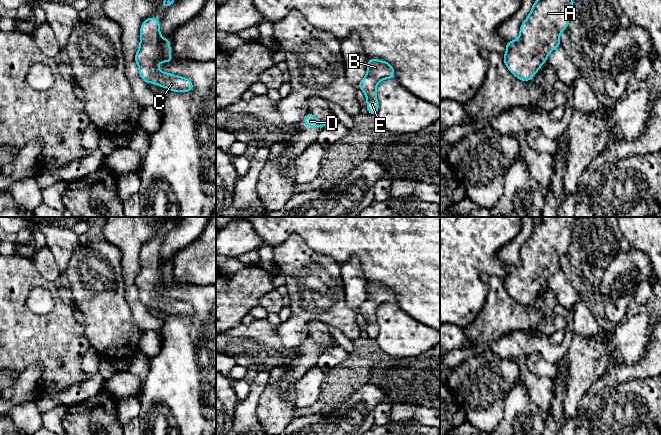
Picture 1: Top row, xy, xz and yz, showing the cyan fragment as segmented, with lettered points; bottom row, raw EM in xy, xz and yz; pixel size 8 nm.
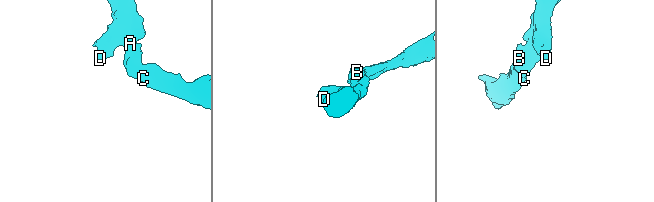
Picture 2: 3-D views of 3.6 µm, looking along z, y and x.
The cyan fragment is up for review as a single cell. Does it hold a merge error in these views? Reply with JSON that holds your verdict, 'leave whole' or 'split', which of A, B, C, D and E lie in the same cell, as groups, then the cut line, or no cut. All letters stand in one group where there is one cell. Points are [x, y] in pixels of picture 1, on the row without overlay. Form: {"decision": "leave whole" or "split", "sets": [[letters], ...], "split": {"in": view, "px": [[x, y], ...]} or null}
{"decision": "leave whole", "sets": [["A", "B", "C", "D", "E"]], "split": null}

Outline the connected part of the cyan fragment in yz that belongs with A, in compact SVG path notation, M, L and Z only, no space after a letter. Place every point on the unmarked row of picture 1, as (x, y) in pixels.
M542 217L520 251L519 263L508 265L503 284L518 303L528 306L547 285L547 279L561 269L559 259L569 248L574 217Z

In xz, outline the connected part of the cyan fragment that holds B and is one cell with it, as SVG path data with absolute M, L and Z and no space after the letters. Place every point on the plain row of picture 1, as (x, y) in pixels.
M369 282L367 287L367 299L360 305L358 313L363 314L367 322L367 335L376 340L379 333L377 326L376 310L382 303L393 303L394 293L386 285Z

